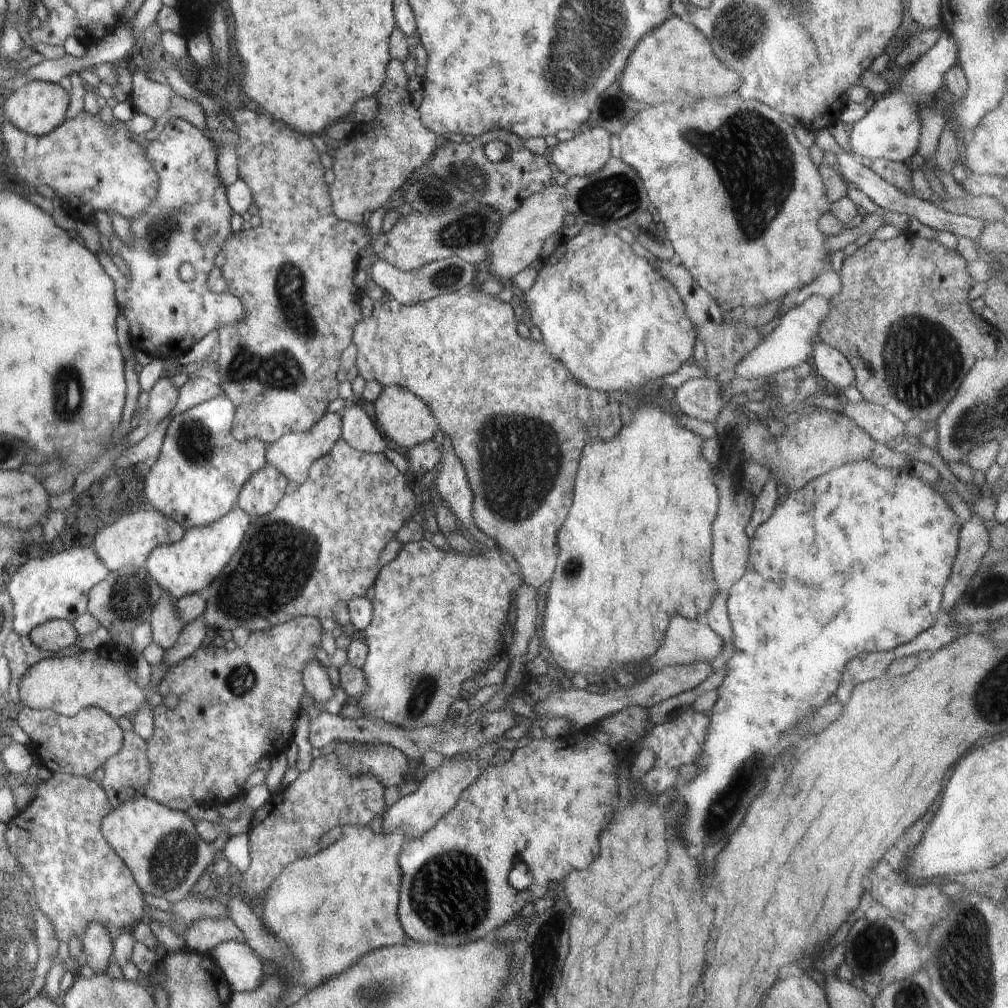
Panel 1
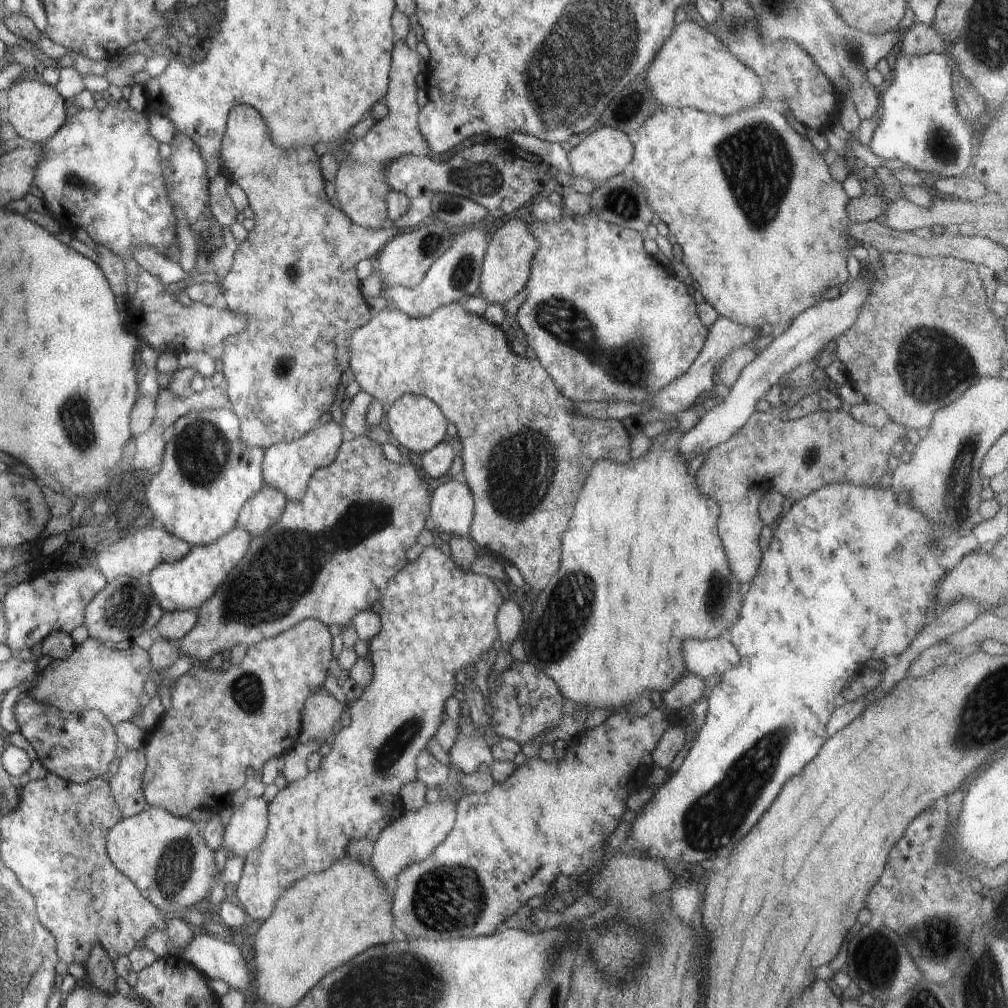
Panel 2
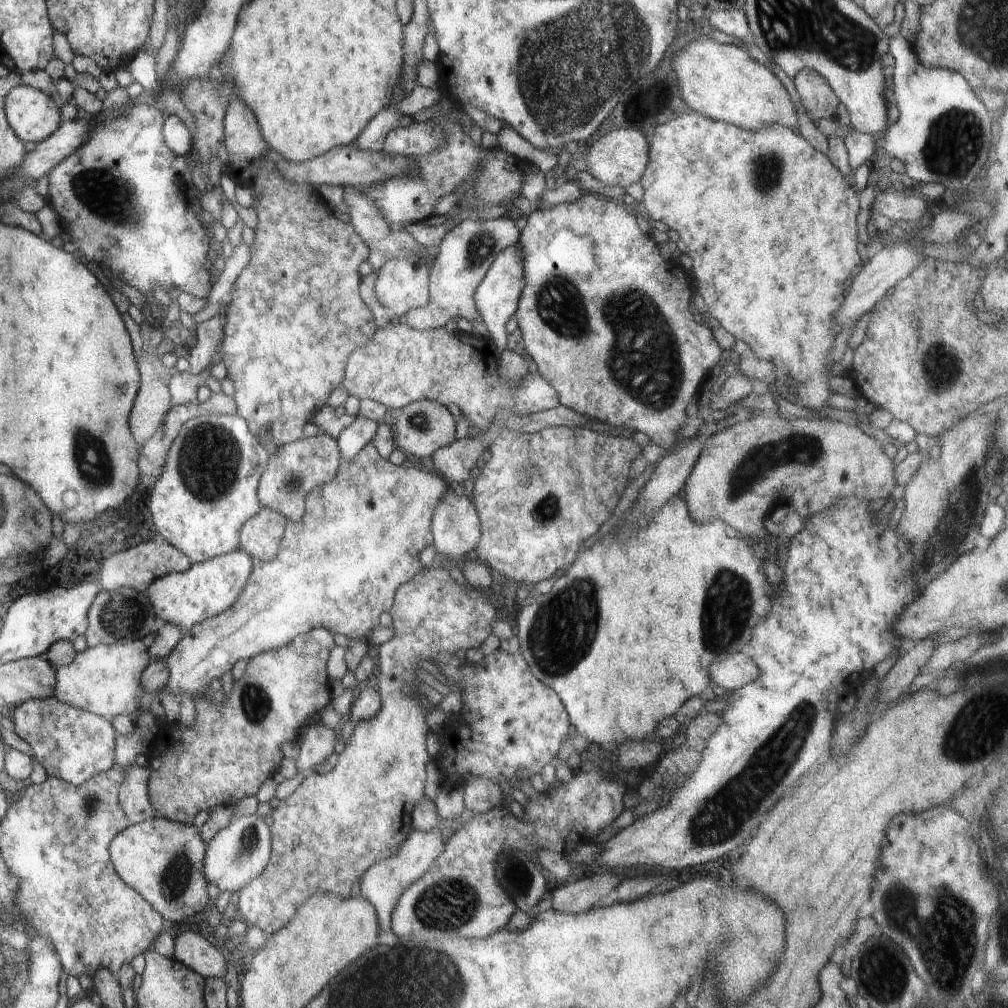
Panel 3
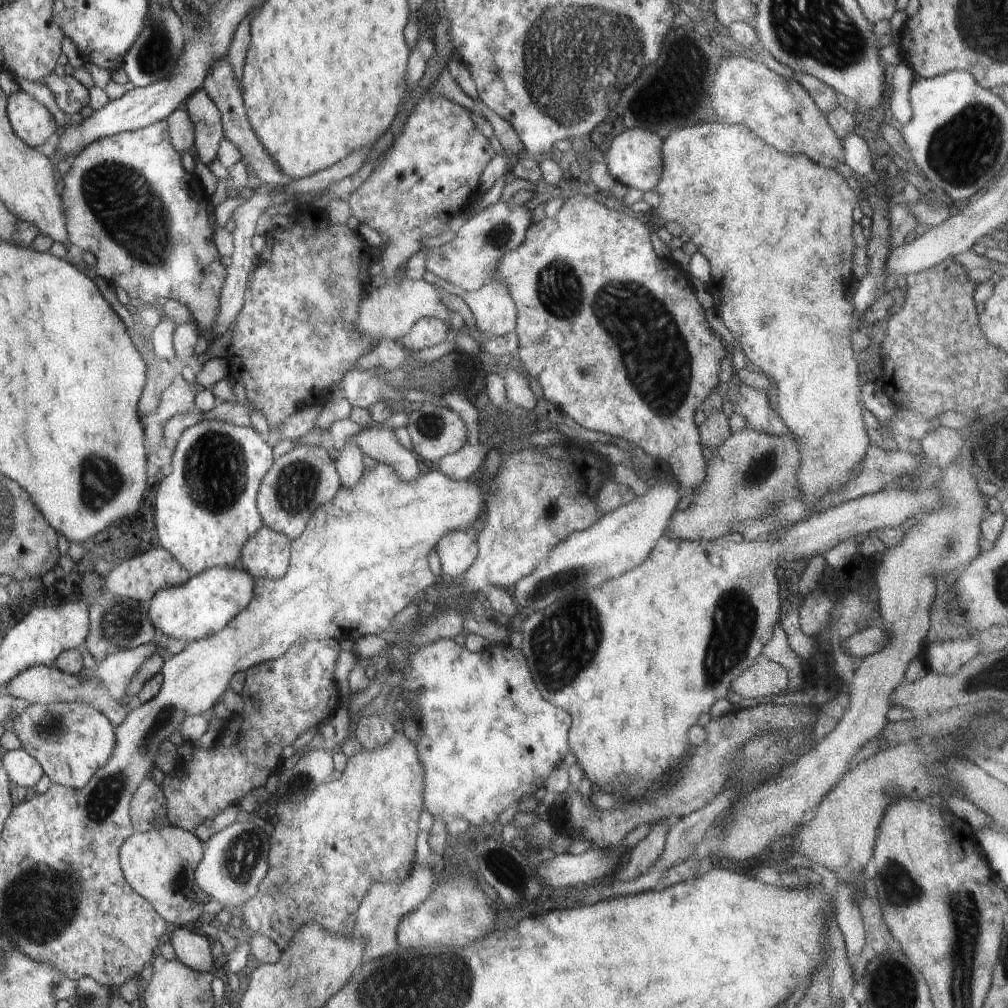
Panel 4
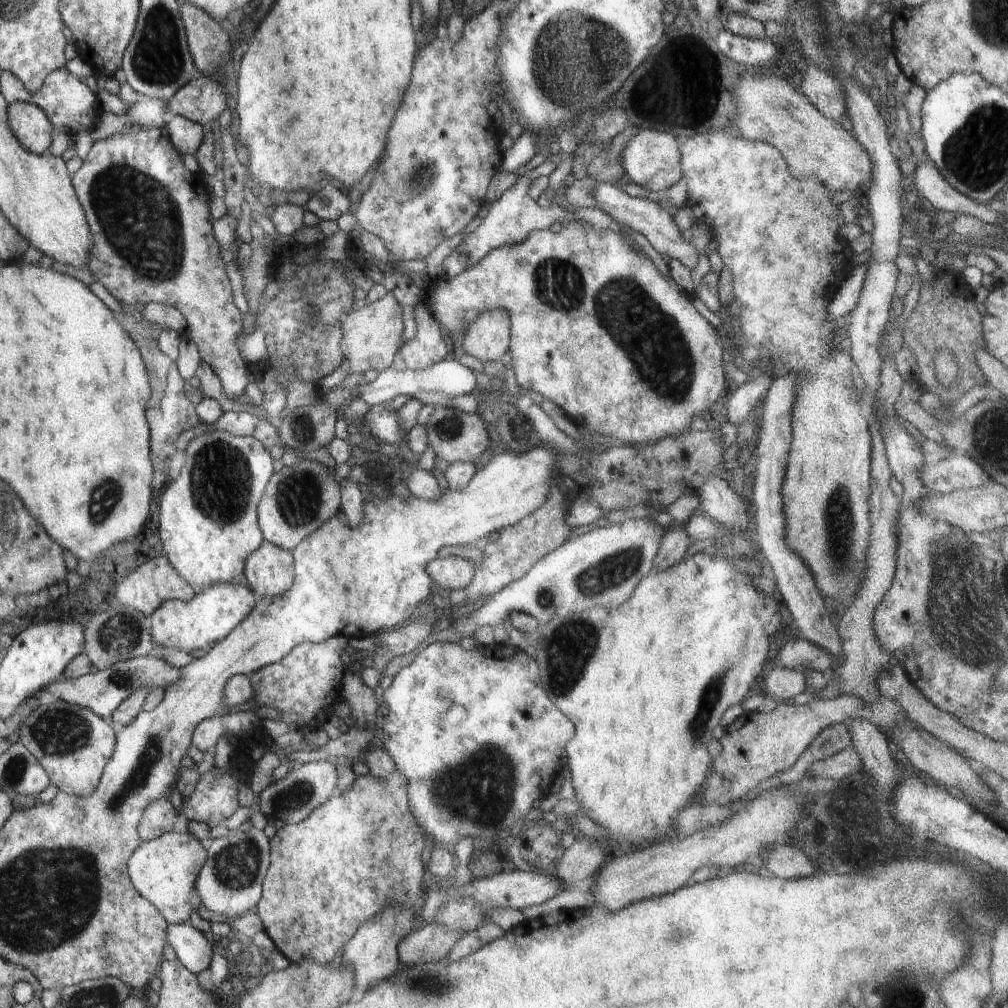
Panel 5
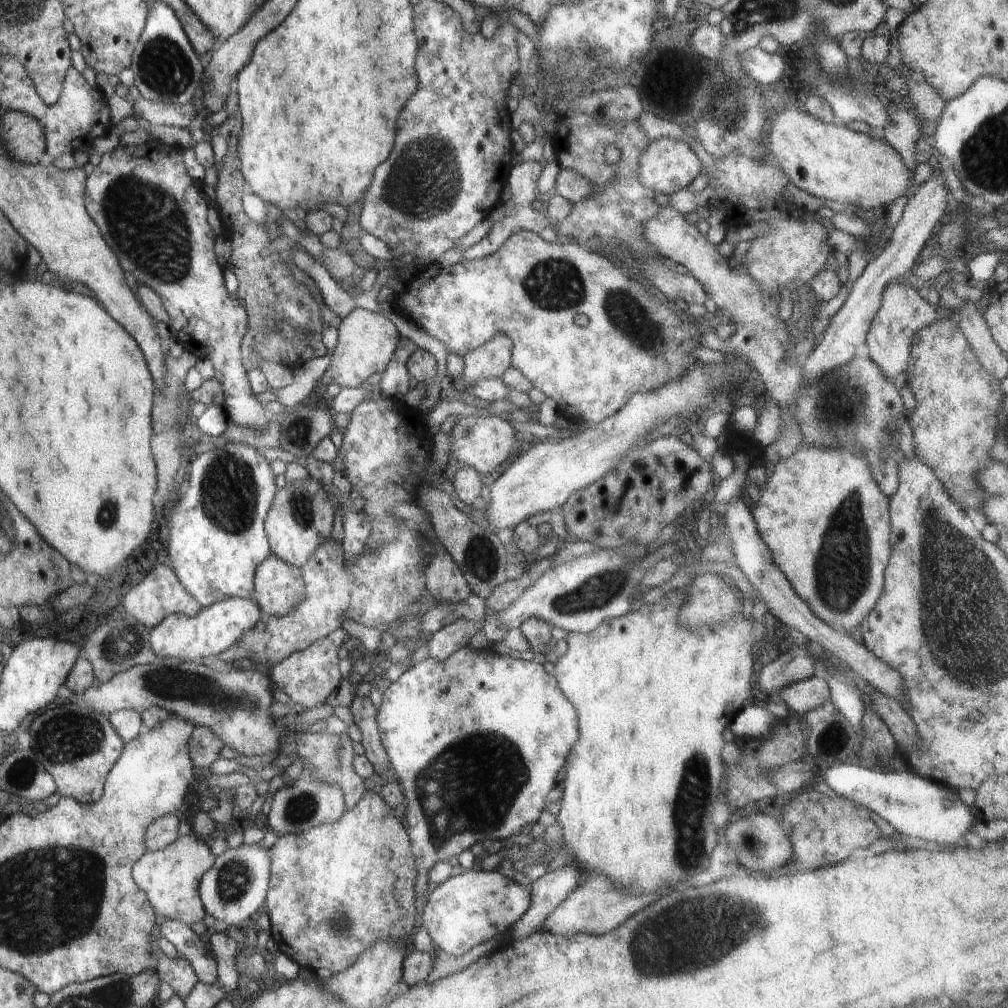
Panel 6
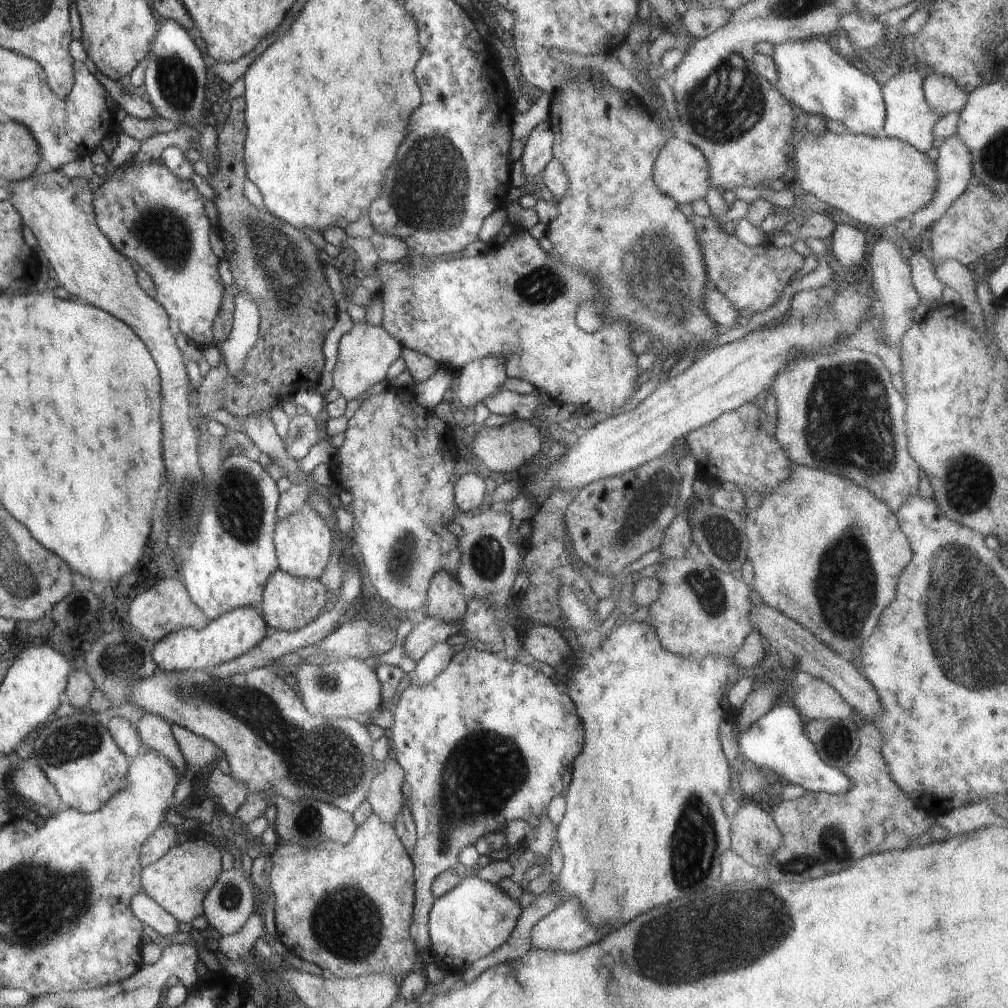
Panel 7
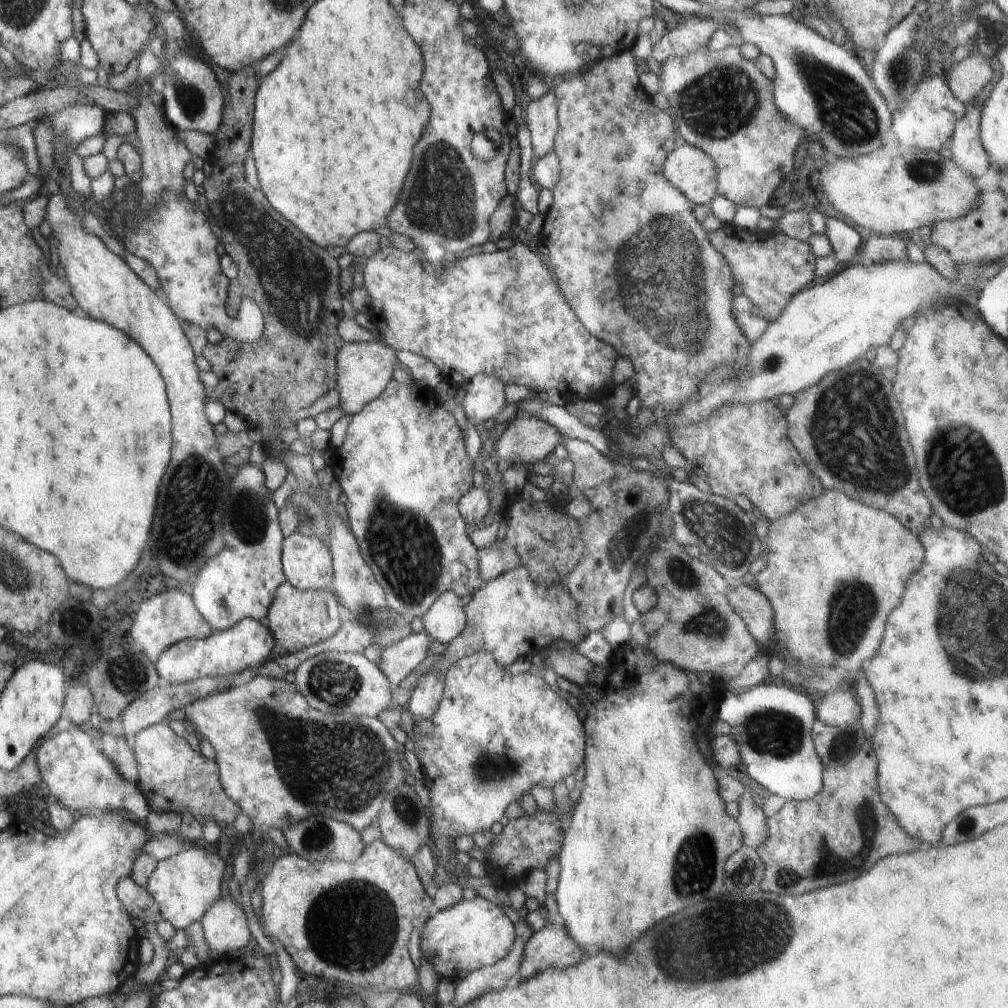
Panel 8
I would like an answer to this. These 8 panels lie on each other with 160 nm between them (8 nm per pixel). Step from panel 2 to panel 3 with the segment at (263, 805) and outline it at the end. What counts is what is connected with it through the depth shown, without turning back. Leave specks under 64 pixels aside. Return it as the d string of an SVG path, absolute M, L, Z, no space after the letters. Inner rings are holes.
M256 814L236 817L234 816L228 826L220 829L207 844L207 853L204 859L203 873L207 882L216 884L222 891L240 892L266 868L271 853L271 832L264 819L257 818Z

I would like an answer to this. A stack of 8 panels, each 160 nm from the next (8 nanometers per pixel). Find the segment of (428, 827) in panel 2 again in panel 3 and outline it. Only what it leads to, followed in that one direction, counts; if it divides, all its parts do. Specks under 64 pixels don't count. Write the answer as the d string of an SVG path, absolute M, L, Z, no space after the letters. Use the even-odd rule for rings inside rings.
M442 825L438 827L438 830L432 830L430 833L421 833L420 831L412 830L396 855L393 855L388 860L376 862L374 868L370 868L364 874L364 878L360 882L360 890L362 890L364 898L368 898L368 902L374 906L374 910L378 914L378 922L380 922L379 930L391 930L391 916L402 893L421 876L424 876L426 872L429 872L429 868L434 864L434 861L442 854L445 844L441 828Z

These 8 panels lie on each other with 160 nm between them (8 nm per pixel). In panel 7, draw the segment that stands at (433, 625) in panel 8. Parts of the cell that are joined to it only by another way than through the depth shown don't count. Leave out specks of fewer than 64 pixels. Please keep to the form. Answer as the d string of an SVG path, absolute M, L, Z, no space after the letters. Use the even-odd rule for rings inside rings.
M440 571L433 576L427 590L426 618L460 626L467 611L467 597L456 576Z

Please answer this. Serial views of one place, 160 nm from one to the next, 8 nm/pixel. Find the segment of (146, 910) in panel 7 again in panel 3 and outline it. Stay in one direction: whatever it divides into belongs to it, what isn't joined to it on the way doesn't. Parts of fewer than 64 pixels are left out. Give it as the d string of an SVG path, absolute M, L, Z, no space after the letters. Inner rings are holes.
M185 931L174 933L174 957L183 962L190 970L207 978L224 978L226 960L201 933Z

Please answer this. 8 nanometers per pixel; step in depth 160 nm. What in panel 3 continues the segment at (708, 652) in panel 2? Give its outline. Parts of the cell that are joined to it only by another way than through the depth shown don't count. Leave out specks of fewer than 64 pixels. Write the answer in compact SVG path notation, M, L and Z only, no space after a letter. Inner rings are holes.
M742 652L733 653L722 662L711 665L709 673L711 682L718 684L725 693L753 683L761 675L753 658Z

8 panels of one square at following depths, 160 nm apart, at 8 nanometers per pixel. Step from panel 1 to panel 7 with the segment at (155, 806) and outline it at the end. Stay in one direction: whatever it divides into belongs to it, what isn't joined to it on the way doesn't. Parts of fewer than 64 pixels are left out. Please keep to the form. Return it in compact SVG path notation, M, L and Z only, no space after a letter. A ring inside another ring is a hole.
M197 839L174 845L158 862L144 868L144 892L178 923L191 923L203 914L204 897L215 886L223 871L220 851L220 848Z

